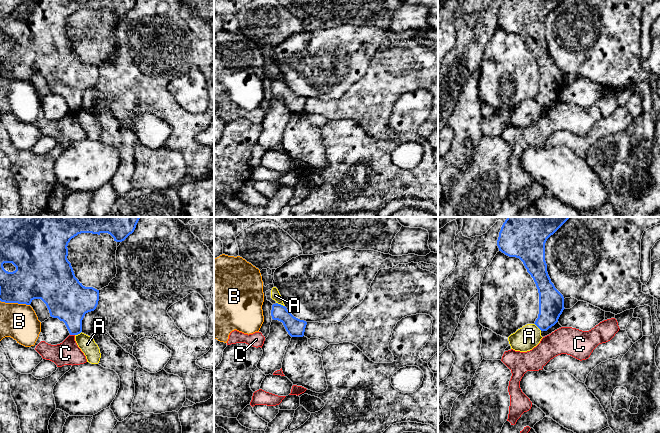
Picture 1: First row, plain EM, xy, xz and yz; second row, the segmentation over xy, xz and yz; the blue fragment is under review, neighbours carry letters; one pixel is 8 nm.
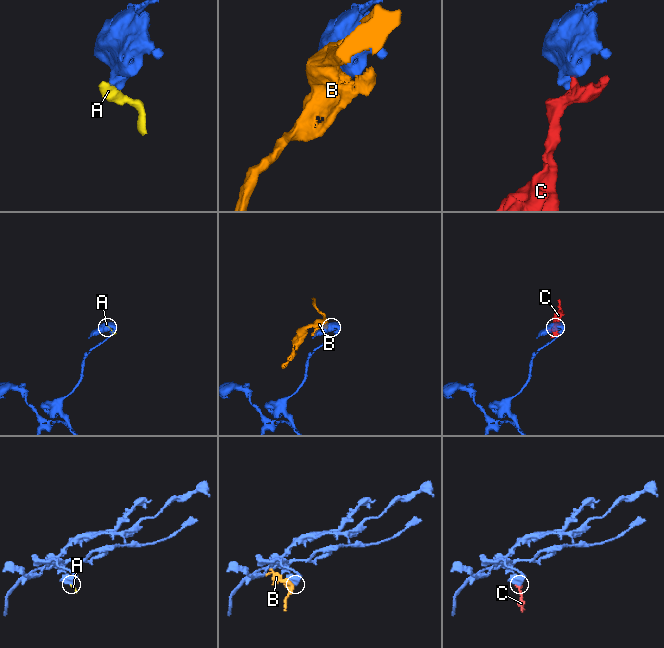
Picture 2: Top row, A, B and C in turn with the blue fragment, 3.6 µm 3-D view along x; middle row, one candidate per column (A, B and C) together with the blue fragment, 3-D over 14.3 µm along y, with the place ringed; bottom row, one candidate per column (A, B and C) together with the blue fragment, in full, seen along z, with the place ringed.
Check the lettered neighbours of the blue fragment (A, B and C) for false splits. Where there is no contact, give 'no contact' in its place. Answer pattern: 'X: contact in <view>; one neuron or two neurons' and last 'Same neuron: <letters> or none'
A: contact in xz; two neurons
B: contact in xy; two neurons
C: contact in xy; two neurons
Same neuron: none

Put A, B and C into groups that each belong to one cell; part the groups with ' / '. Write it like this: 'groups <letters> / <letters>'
groups A / B C

